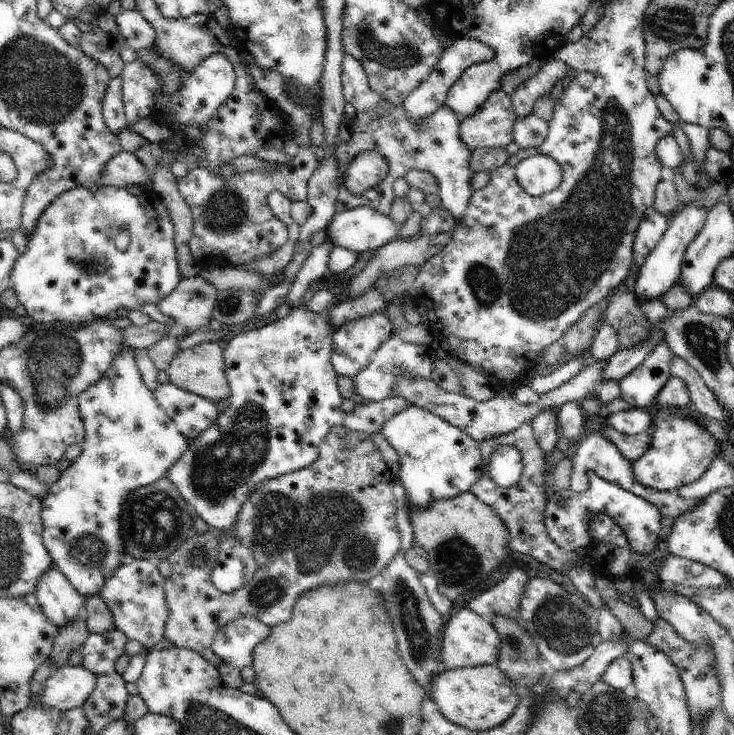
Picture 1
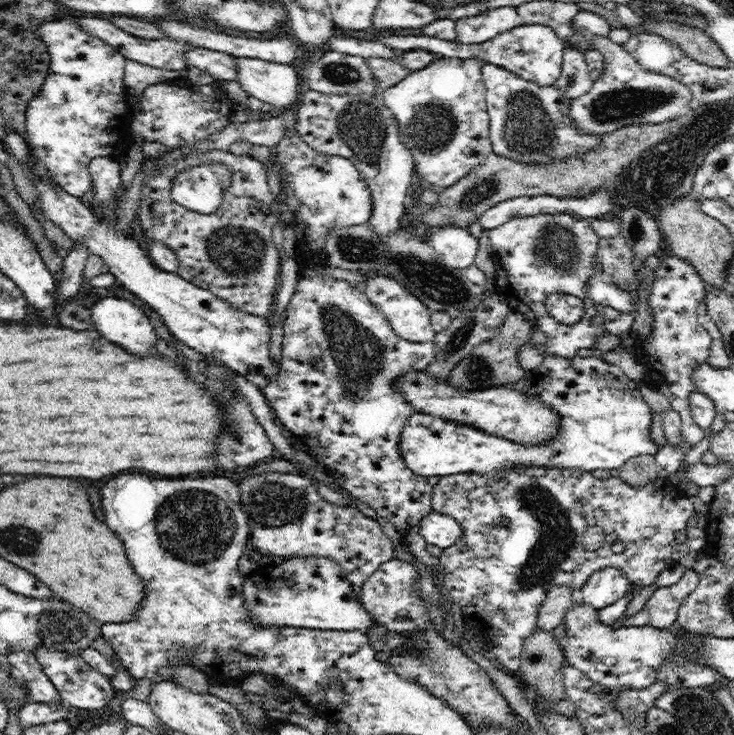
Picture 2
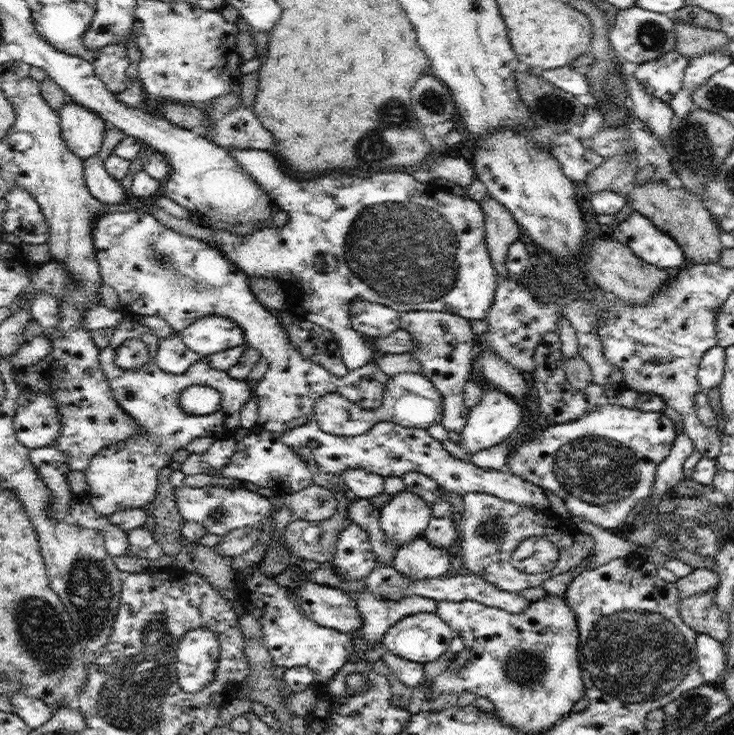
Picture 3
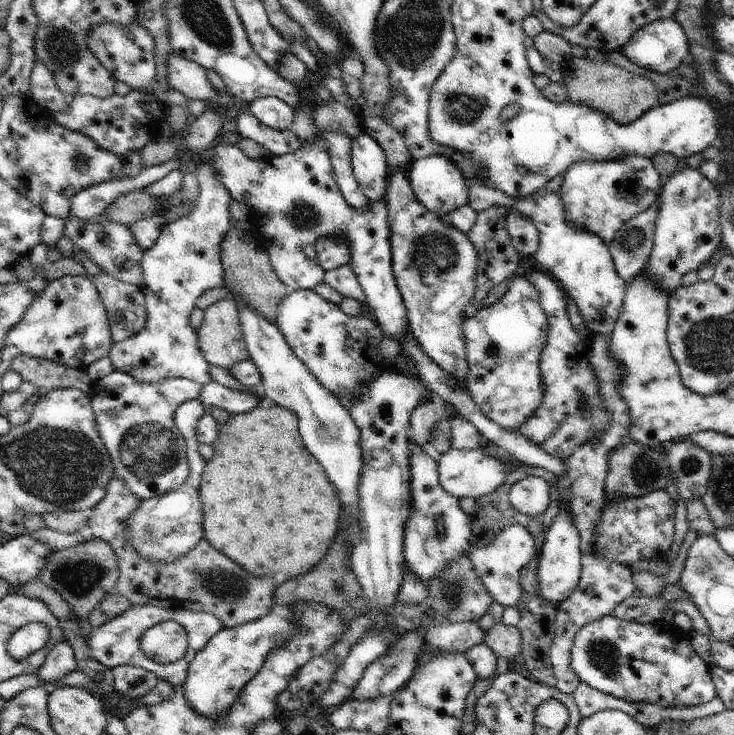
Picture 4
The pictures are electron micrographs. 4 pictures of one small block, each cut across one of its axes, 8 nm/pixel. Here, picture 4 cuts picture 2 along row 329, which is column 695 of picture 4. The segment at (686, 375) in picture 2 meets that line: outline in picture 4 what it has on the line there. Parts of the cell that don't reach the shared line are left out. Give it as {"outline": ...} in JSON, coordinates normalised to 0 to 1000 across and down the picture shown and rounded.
{"outline":[[[831,835],[798,849],[785,863],[777,903],[793,928],[853,955],[898,958],[902,963],[956,961],[975,947],[975,936],[969,920],[969,907],[941,880],[943,861],[921,856],[920,848],[905,841],[899,846],[872,849],[866,845],[846,844]]]}

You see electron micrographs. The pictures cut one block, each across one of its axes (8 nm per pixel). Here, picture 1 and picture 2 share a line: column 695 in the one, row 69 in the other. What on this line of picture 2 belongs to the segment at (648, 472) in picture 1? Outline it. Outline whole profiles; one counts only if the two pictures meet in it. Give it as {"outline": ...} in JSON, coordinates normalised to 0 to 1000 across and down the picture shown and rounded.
{"outline":[[[599,78],[578,93],[560,97],[542,114],[519,127],[542,166],[545,189],[561,207],[565,237],[583,250],[599,256],[619,253],[673,210],[657,109],[661,86],[650,79]]]}

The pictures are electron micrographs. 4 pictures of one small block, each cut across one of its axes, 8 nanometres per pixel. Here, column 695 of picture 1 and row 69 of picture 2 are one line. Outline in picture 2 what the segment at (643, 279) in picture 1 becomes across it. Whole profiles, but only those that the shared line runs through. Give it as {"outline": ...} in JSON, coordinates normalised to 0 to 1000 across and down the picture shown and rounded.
{"outline":[[[270,63],[253,69],[256,69],[253,90],[267,90],[272,95],[281,95],[286,103],[302,110],[322,107],[324,86],[319,75]]]}

